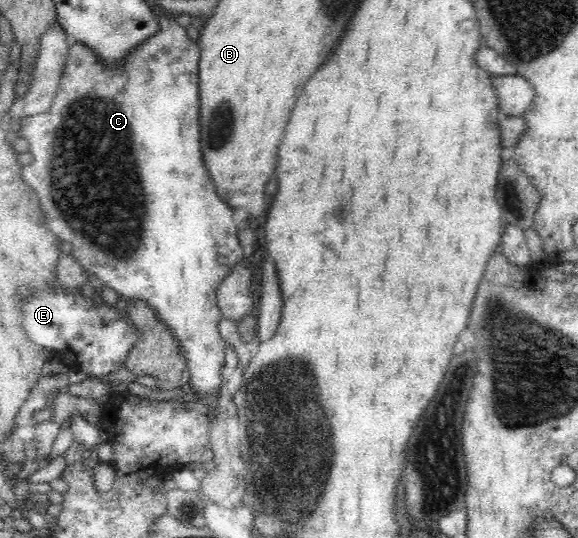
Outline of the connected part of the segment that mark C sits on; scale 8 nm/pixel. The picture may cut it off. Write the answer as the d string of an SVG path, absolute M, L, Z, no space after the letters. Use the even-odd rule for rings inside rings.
M160 16L160 32L154 34L152 38L148 38L141 47L134 47L134 50L129 53L130 56L126 56L124 62L116 64L116 70L105 70L105 66L92 49L88 49L82 44L71 44L64 74L58 83L51 107L46 112L20 119L19 134L30 143L29 152L32 156L31 163L21 167L20 177L39 198L45 222L52 234L60 242L69 242L72 245L71 254L85 273L96 275L104 284L103 286L112 288L118 294L118 298L124 299L125 302L132 299L144 301L146 305L150 305L150 308L154 309L158 319L168 327L172 337L178 341L180 353L186 361L186 372L189 373L189 379L184 386L187 391L192 391L197 396L196 402L199 404L199 409L211 423L217 417L219 404L217 399L223 380L221 370L225 363L224 351L229 346L220 337L218 331L218 324L222 322L224 316L217 303L217 290L219 285L226 280L226 276L230 276L230 272L243 259L243 256L242 246L236 237L234 219L232 219L233 210L228 207L228 203L224 203L214 193L214 183L212 183L210 173L204 167L204 161L200 155L201 137L199 134L200 125L198 125L200 49L196 42L188 37L186 28L182 27L178 20L173 21L172 18ZM218 256L226 256L228 267L218 265L216 262Z

